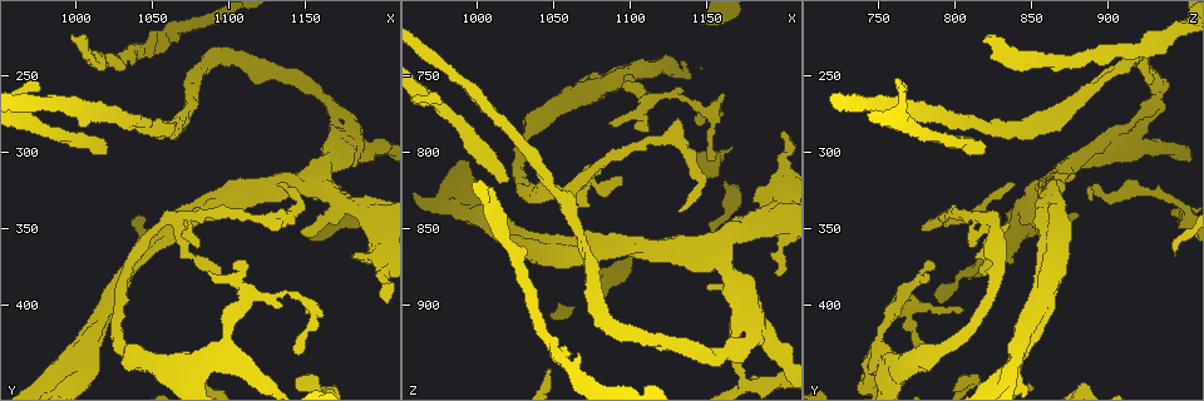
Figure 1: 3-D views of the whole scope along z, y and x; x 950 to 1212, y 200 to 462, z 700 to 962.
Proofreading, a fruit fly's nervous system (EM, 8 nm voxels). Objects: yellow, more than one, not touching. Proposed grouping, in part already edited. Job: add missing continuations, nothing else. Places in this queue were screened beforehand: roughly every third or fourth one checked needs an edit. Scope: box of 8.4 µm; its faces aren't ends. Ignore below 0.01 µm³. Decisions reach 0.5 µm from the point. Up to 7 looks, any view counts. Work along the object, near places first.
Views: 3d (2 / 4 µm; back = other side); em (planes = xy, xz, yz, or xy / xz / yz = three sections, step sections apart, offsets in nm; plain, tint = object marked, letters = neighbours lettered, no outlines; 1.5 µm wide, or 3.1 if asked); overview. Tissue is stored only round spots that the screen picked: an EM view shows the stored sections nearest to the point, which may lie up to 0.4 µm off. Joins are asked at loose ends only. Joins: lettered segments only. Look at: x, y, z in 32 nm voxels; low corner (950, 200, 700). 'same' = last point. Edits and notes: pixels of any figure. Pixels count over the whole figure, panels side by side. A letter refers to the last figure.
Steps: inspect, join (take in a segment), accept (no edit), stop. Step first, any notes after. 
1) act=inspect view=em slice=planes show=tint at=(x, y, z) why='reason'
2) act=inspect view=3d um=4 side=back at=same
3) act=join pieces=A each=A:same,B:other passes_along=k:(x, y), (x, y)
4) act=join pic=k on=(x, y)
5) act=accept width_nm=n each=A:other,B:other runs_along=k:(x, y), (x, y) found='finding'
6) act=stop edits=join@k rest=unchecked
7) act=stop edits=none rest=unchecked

act=inspect view=em slice=planes show=letters at=(1020, 300, 818) why='an open end'

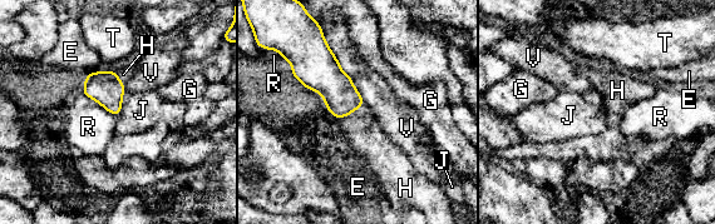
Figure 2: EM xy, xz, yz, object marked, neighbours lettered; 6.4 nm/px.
act=join pieces=H longest_contact=V:480nm each=E:other,G:other,H:same,J:other,R:other,T:other,V:other passes_along=2:(336, 88), (350, 113), (369, 142) found='it goes on there'

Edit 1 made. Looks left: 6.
act=inspect view=em slice=yz step=4 show=tint at=(1080, 362, 810) why='free end'

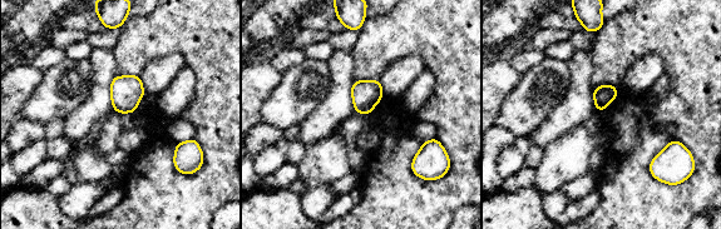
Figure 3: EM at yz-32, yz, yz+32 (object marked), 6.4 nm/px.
act=inspect view=em slice=planes show=letters at=same

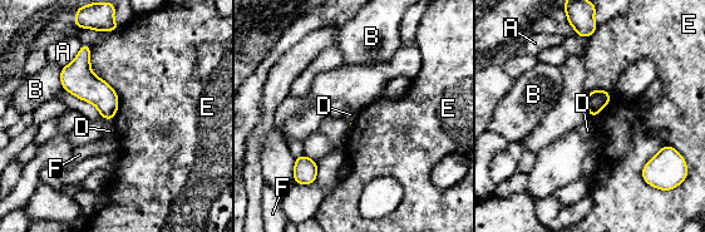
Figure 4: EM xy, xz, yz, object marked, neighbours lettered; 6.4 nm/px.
act=accept each=A:other,B:other,D:other,E:other,F:other border=4:(104, 118), (113, 119) found='no lettered segment goes on from it'

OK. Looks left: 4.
act=inspect view=overview

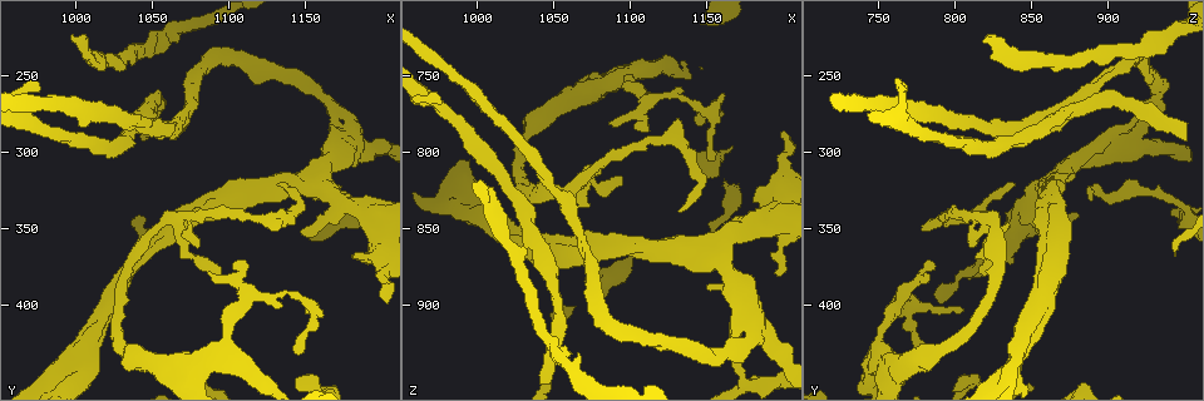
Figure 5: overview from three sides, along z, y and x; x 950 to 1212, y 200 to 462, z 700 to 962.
act=inspect view=3d um=4 at=(972, 254, 760) why='an open end'

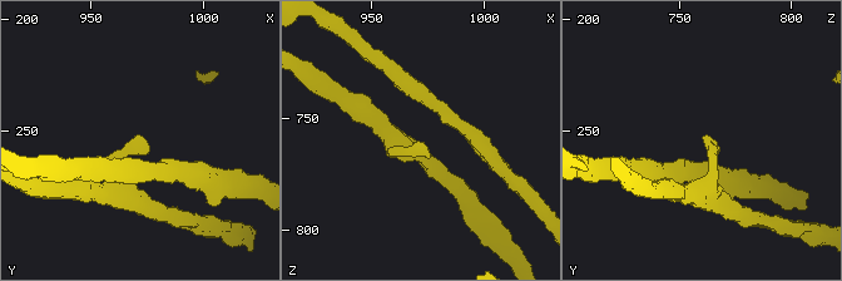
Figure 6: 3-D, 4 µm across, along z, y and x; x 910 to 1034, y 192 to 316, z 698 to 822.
act=inspect view=em slice=planes show=plain at=(971, 252, 760)

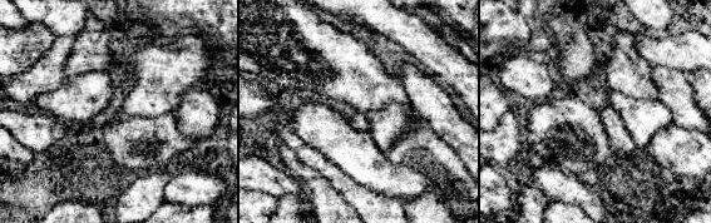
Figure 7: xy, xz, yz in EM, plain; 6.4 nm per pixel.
act=inspect view=em slice=planes show=letters at=same

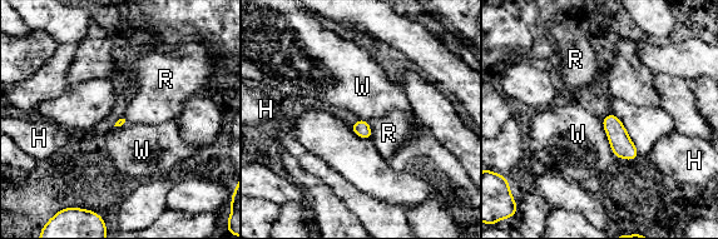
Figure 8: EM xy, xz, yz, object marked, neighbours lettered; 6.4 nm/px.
act=accept each=H:other,R:other,W:other border=8:(602, 120), (610, 149), (615, 155) found='no lettered segment goes on from it'

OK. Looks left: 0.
act=stop edits=join@2 rest=unchecked

